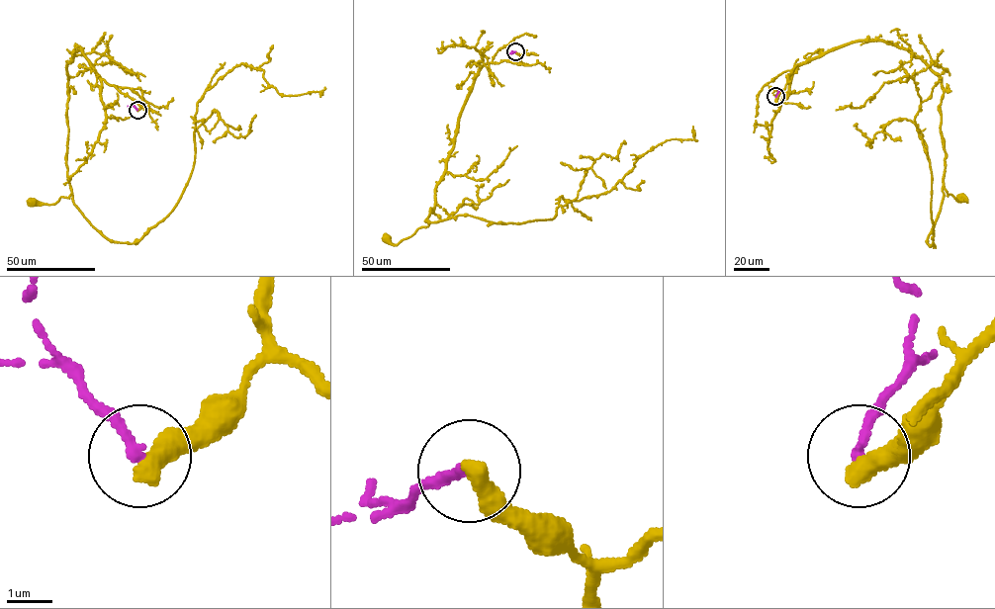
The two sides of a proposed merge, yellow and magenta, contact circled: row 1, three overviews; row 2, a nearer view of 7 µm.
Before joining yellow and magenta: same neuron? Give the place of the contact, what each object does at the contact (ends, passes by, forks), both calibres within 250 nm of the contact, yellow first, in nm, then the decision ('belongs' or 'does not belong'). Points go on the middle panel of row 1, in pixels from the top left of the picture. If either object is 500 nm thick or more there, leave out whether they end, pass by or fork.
at (515, 51); yellow ends there; magenta ends there; 480 nm thick on the yellow side, 220 nm on the other; belongs

